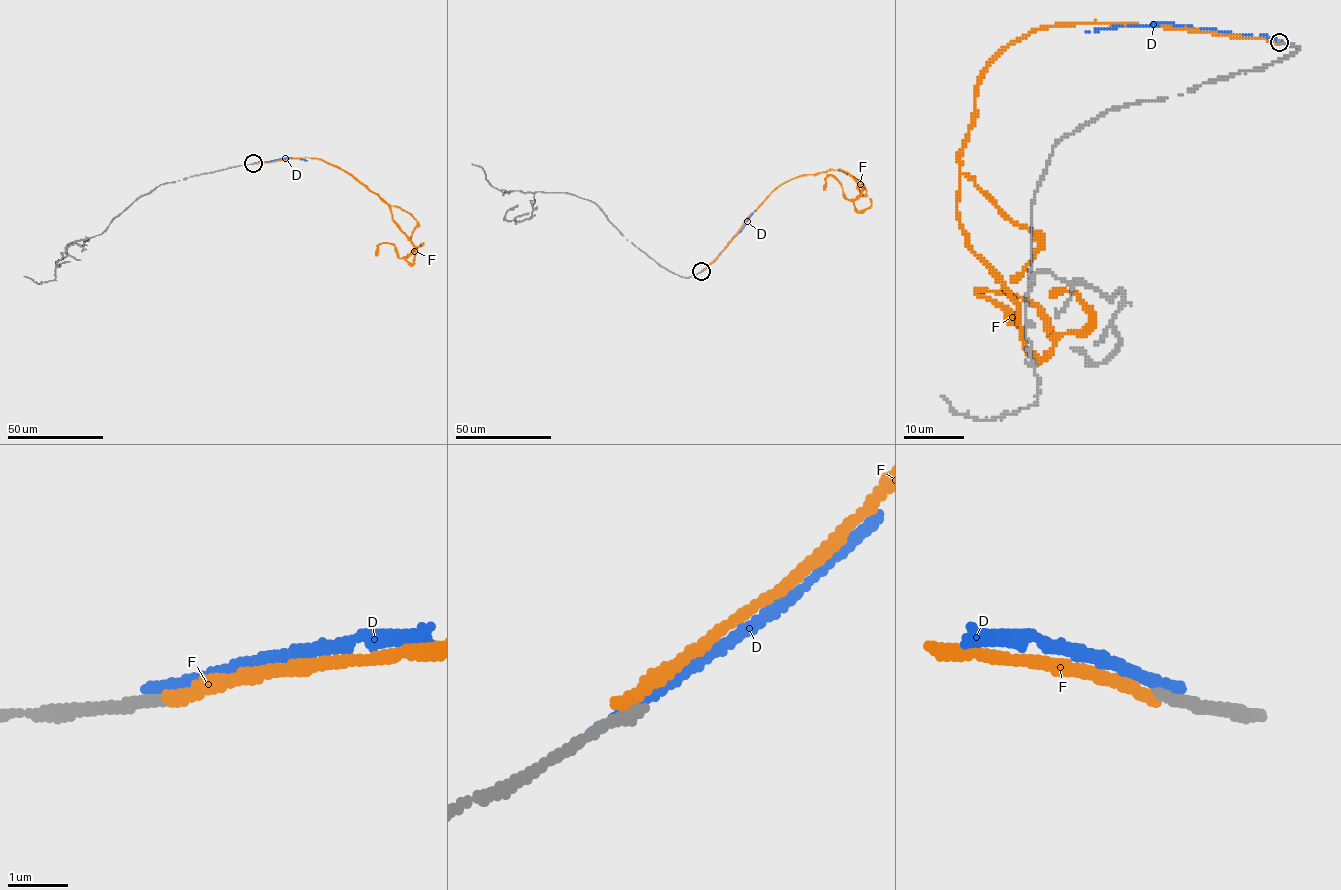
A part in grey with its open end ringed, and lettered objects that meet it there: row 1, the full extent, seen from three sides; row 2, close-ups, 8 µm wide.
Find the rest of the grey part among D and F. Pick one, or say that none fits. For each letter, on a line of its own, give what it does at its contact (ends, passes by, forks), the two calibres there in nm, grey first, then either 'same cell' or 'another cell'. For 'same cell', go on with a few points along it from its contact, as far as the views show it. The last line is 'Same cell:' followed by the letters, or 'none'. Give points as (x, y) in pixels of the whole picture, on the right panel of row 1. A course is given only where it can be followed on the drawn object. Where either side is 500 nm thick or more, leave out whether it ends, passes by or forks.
D: it ends; calibres 200 and 200 nm; another cell
F: it ends; calibres 180 and 220 nm; another cell
Same cell: none

